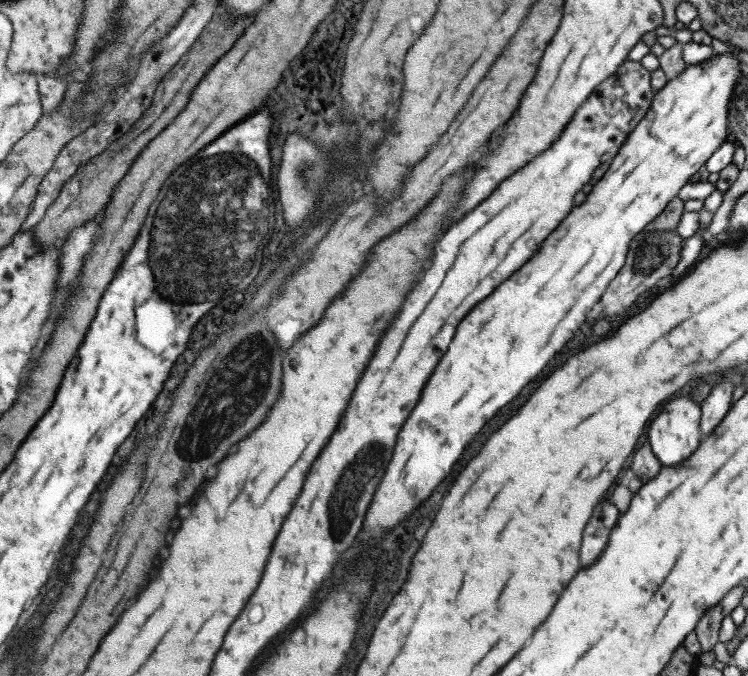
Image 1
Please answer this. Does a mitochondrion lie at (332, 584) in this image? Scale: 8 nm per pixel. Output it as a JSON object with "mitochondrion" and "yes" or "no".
{"mitochondrion":"no"}

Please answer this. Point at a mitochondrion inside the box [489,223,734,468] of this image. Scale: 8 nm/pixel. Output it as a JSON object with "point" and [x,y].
{"point":[648,258]}

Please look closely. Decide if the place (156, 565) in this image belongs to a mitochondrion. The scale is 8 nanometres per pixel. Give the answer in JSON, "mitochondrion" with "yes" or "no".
{"mitochondrion":"no"}

